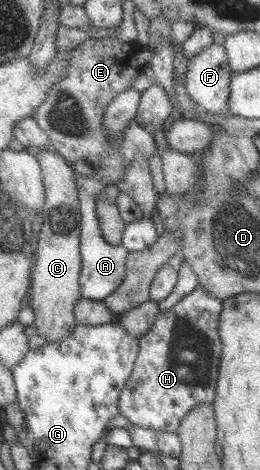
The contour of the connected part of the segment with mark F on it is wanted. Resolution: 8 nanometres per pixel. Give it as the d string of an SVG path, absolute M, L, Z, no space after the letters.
M224 43L199 51L189 62L186 88L190 98L203 109L219 114L229 109L232 67Z

